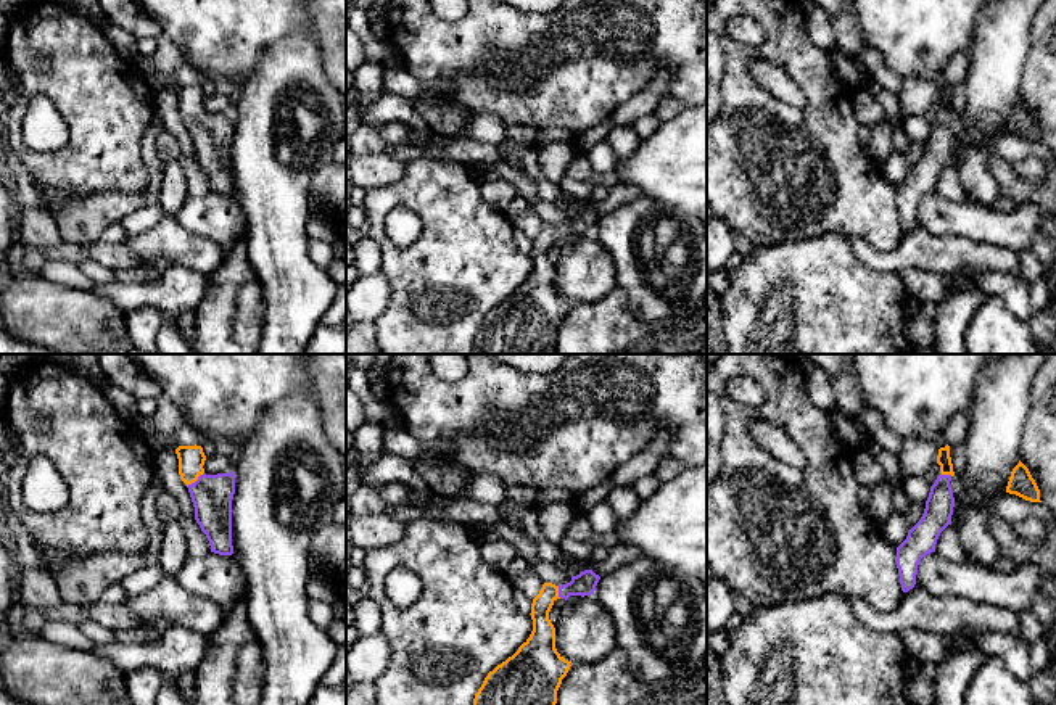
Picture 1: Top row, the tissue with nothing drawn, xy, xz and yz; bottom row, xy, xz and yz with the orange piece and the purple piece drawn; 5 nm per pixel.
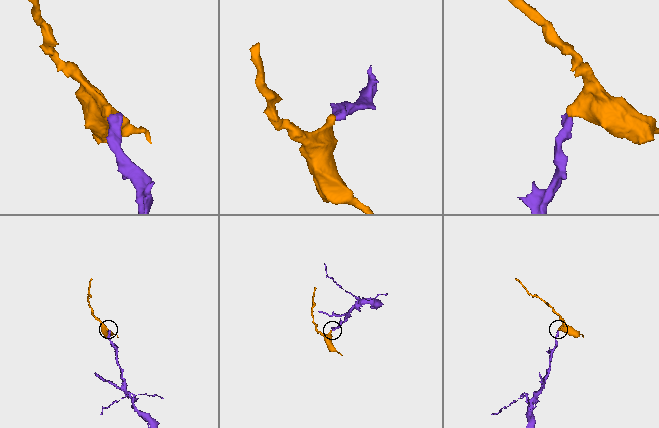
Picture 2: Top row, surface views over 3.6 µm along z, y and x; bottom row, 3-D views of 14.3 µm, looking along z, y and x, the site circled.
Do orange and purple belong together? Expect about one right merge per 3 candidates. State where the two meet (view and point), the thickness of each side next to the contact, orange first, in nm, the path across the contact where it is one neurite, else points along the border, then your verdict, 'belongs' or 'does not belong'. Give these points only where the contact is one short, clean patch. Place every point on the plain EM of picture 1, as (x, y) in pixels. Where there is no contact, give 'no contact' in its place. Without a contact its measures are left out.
meets orange in xy at (195, 119); 130 nm thick on the orange side, 200 nm on the other; runs through xy (192, 98), (195, 119), (211, 134); belongs

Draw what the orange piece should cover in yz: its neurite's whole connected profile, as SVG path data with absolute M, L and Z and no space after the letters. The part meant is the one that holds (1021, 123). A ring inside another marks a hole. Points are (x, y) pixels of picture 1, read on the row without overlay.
M1021 100L1011 111L1006 132L1016 134L1030 142L1042 142L1040 129L1035 119L1032 118L1029 108Z

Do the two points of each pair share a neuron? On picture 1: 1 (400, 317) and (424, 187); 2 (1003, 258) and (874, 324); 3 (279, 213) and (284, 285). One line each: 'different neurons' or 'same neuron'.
1: same neuron
2: different neurons
3: same neuron

